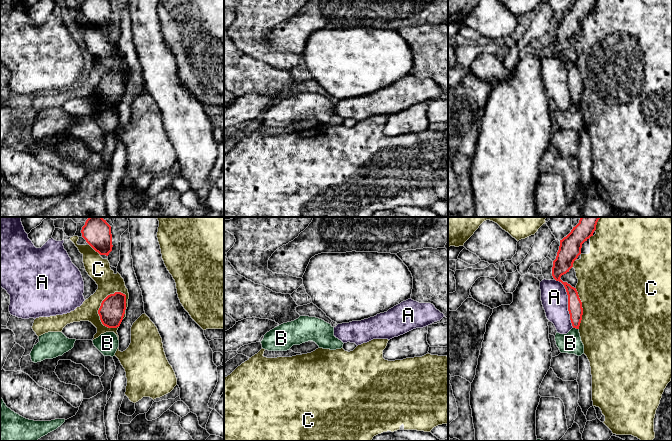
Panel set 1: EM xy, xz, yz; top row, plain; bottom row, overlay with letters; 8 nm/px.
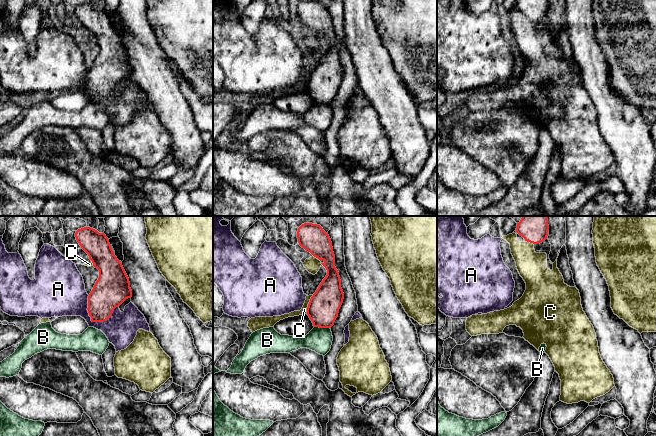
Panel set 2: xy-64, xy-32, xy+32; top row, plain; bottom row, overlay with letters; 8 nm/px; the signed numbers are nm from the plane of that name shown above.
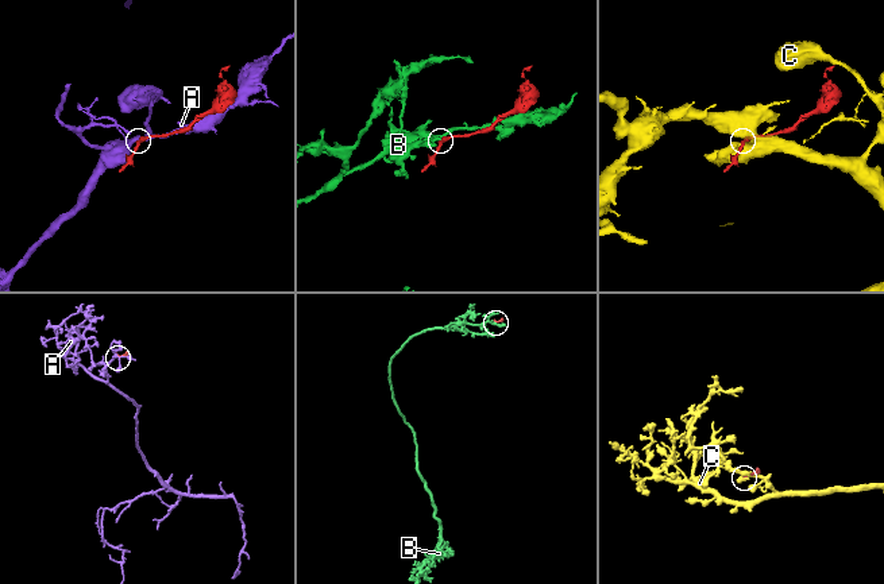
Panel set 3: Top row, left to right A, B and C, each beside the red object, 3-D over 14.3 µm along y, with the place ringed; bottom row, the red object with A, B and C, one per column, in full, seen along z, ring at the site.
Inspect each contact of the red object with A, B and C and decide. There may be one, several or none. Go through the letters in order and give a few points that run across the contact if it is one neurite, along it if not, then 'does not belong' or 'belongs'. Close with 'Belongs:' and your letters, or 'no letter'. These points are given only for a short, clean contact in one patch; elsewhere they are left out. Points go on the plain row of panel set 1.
A: does not belong
B: yz (573, 103), (578, 105) | does not belong
C: does not belong
Belongs: no letter

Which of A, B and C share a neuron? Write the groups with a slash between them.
A / B / C

